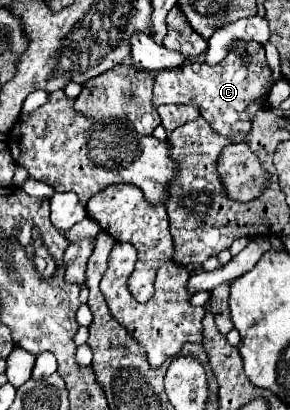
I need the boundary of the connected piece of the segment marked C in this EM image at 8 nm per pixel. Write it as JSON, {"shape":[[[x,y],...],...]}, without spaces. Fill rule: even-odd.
{"shape":[[[234,41],[232,51],[218,65],[184,65],[178,69],[160,71],[154,79],[154,107],[166,103],[196,103],[200,115],[216,129],[220,135],[234,141],[234,145],[246,145],[246,135],[250,133],[252,121],[248,117],[248,105],[264,99],[272,87],[272,71],[264,57],[264,47],[260,43]],[[248,51],[250,61],[244,63],[240,53]]]}

